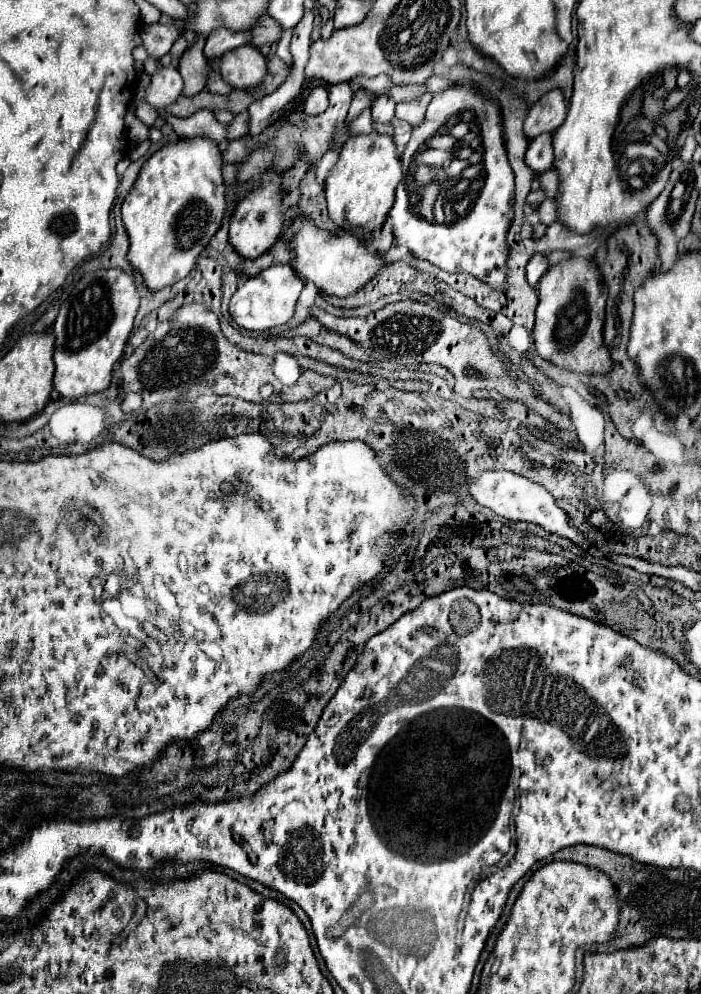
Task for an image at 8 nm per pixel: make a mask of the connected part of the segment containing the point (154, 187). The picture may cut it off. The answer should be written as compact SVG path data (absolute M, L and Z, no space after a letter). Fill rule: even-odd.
M203 135L167 143L157 153L153 153L147 159L147 163L143 163L135 185L123 201L121 217L131 241L127 259L143 275L143 281L151 291L175 285L177 281L187 277L199 253L209 245L211 237L219 231L225 213L225 185L221 169L223 157L217 143Z

